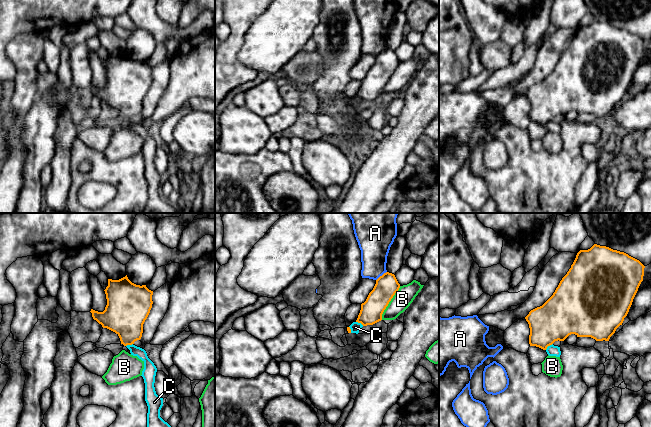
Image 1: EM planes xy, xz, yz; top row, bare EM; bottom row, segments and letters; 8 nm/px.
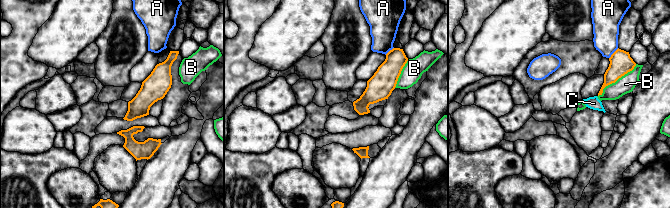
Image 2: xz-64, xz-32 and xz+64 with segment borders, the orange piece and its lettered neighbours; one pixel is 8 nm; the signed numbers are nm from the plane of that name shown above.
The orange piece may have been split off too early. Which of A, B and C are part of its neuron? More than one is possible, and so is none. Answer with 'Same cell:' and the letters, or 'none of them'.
Same cell: none of them

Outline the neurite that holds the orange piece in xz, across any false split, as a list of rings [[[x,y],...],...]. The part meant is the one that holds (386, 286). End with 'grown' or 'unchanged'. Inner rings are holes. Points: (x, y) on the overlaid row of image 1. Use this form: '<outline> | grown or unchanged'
[[[386,272],[380,276],[366,301],[361,304],[356,322],[367,326],[381,321],[384,310],[399,288],[400,284],[394,274]]] | unchanged

